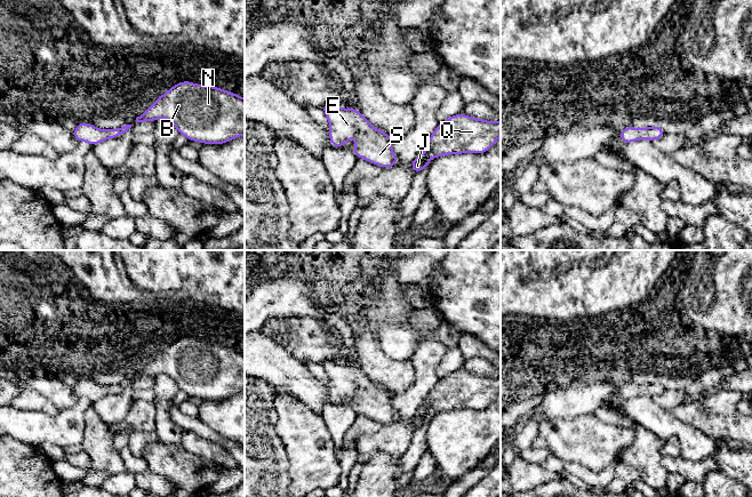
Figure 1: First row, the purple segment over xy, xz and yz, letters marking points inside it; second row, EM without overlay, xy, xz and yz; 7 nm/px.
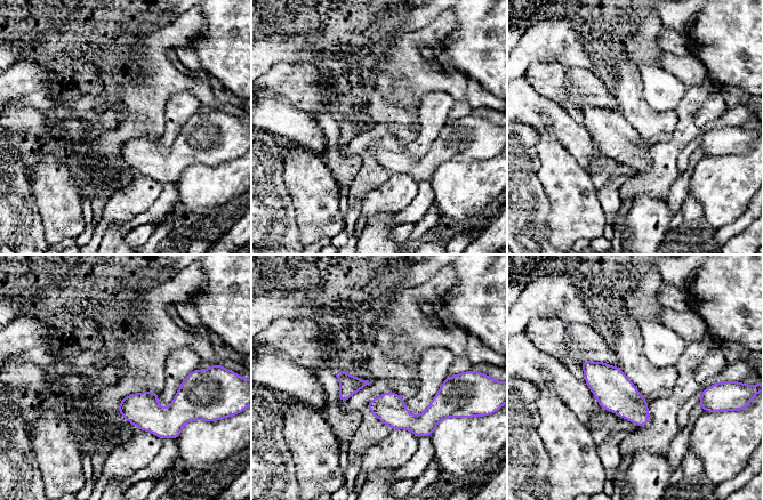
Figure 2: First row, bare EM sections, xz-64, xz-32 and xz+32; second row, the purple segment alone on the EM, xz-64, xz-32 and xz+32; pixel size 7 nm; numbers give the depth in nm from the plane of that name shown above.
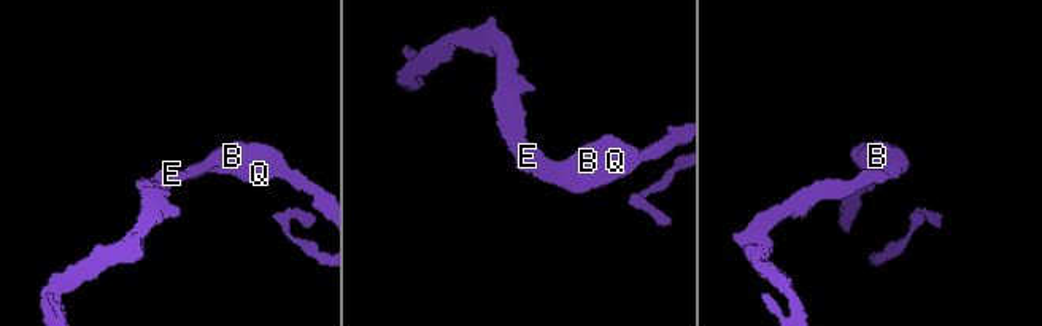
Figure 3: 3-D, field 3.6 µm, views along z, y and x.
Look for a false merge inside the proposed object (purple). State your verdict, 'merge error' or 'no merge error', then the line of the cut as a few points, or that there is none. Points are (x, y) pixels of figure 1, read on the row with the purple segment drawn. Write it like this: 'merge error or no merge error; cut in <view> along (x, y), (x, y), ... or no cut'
no merge error; no cut

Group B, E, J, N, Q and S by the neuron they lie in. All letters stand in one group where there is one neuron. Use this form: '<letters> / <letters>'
B E J N Q S

